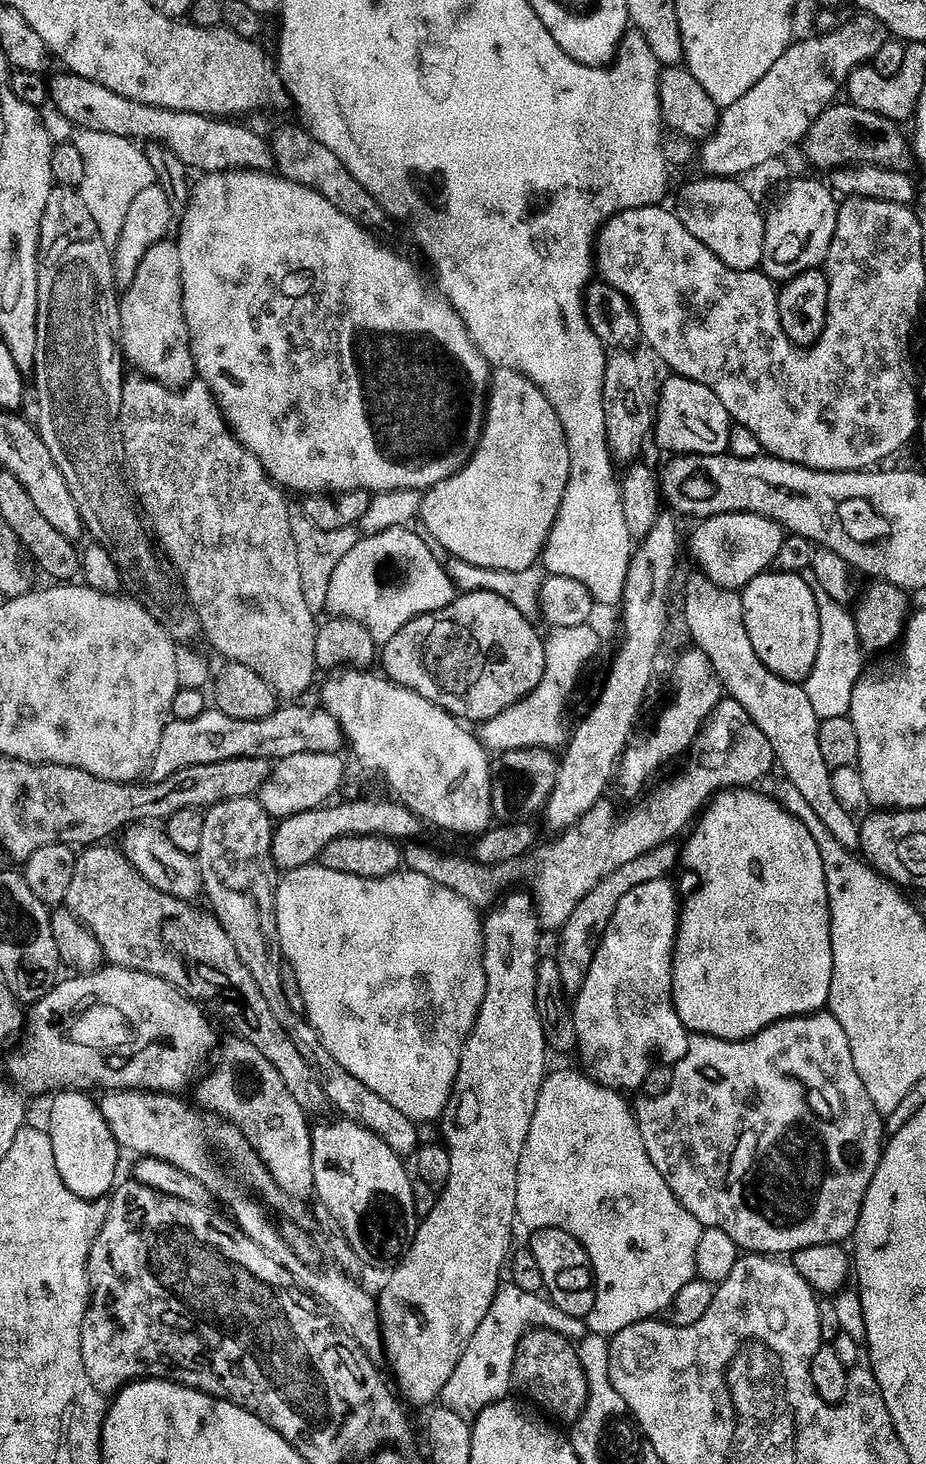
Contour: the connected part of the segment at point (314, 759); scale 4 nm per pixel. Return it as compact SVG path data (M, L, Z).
M300 753L279 759L258 793L265 813L278 820L312 810L313 798L319 798L322 804L329 803L344 780L346 766L341 758L338 754Z

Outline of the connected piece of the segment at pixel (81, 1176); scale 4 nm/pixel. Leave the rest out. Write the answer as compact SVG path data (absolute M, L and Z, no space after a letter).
M61 1090L55 1093L52 1104L52 1121L46 1125L46 1131L52 1138L52 1149L54 1150L54 1162L66 1182L66 1186L78 1198L83 1200L99 1201L99 1196L107 1197L117 1187L116 1171L120 1168L120 1155L122 1149L116 1143L110 1126L104 1121L97 1101L91 1100L91 1095L80 1090Z

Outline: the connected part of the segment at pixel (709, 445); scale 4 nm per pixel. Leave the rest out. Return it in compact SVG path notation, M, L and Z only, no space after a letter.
M673 375L676 384L668 379L659 389L658 407L655 409L654 439L671 454L681 456L723 456L729 451L726 446L726 420L732 415L722 406L718 394L697 380L685 380Z

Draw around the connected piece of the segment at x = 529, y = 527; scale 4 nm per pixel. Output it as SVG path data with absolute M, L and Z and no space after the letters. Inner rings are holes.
M501 367L499 371L497 376L495 373L491 377L492 393L489 391L486 396L480 449L469 458L468 465L461 472L460 469L453 471L451 476L439 480L423 493L423 504L418 516L424 519L423 531L441 549L448 544L460 544L460 548L464 548L464 544L484 544L484 548L488 548L488 552L484 552L484 560L492 560L488 570L520 572L533 567L541 559L548 541L544 530L556 521L554 510L560 510L563 494L567 490L571 458L559 414L543 390L513 368ZM524 544L528 544L528 560L520 556L520 552L524 552Z

